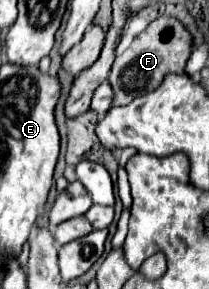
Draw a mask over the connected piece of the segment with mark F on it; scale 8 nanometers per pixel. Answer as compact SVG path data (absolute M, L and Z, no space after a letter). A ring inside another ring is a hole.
M160 16L156 18L144 32L140 32L134 42L116 56L116 62L110 72L110 84L114 88L114 106L124 106L132 102L136 96L142 96L150 90L156 90L158 82L168 72L182 72L192 52L192 34L186 26L174 16Z

